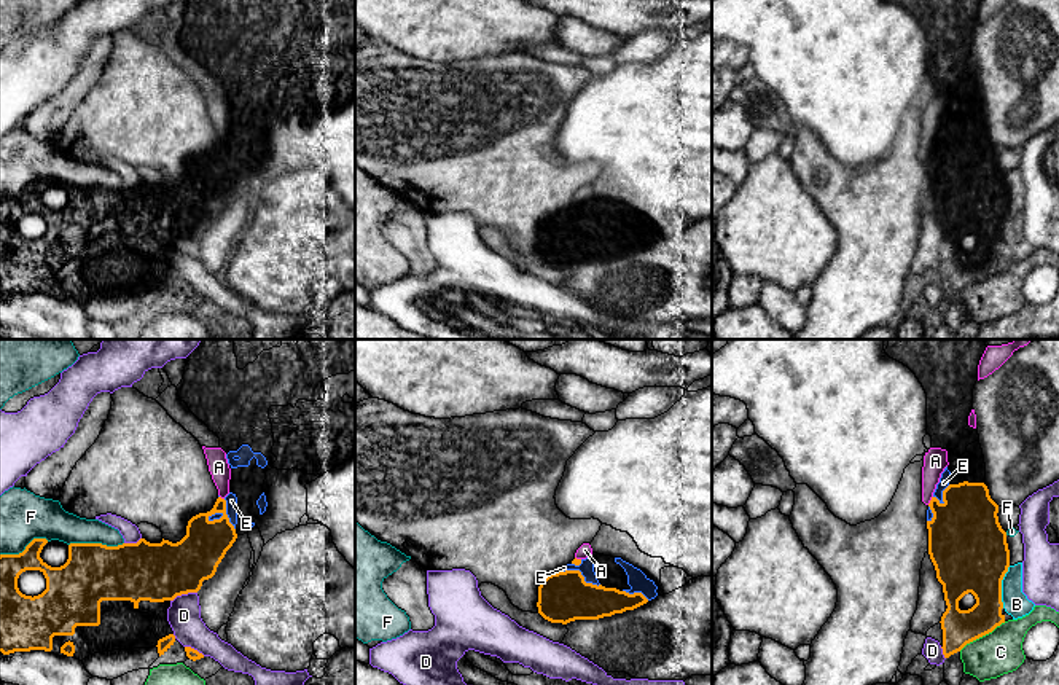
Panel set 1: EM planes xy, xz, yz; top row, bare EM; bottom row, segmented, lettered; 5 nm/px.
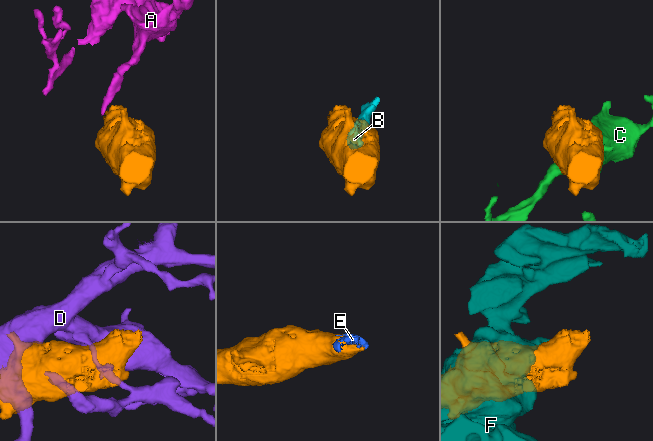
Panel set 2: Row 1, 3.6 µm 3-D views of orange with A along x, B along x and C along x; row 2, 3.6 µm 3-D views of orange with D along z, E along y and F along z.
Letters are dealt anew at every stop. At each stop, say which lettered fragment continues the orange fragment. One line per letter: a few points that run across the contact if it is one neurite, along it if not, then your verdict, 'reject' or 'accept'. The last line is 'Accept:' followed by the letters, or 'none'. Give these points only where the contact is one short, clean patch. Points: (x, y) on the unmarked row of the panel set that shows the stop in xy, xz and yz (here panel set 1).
A: yz (932, 139), (927, 147) | reject
B: yz (1010, 209), (1002, 223), (1002, 250) | reject
C: reject
D: reject
E: accept
F: reject
Accept: E

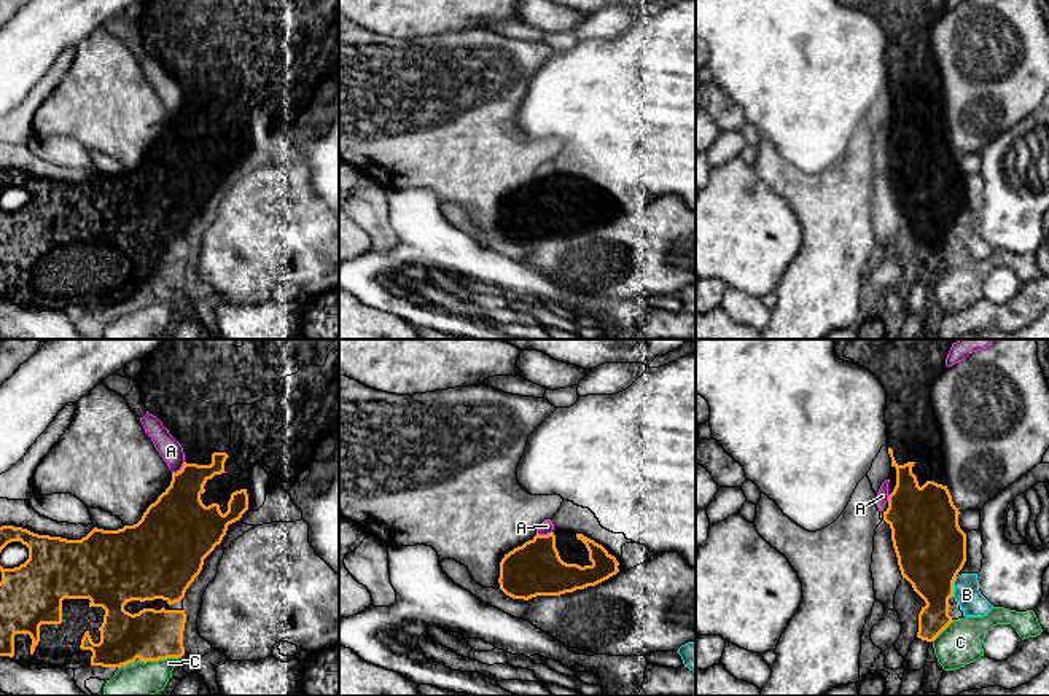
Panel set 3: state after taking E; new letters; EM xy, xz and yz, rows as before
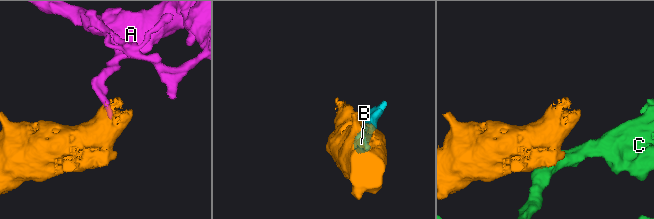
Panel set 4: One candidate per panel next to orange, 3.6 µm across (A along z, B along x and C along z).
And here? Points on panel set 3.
A: xy (185, 105), (172, 117) | reject
B: yz (957, 220), (952, 239) | reject
C: reject
Accept: none

